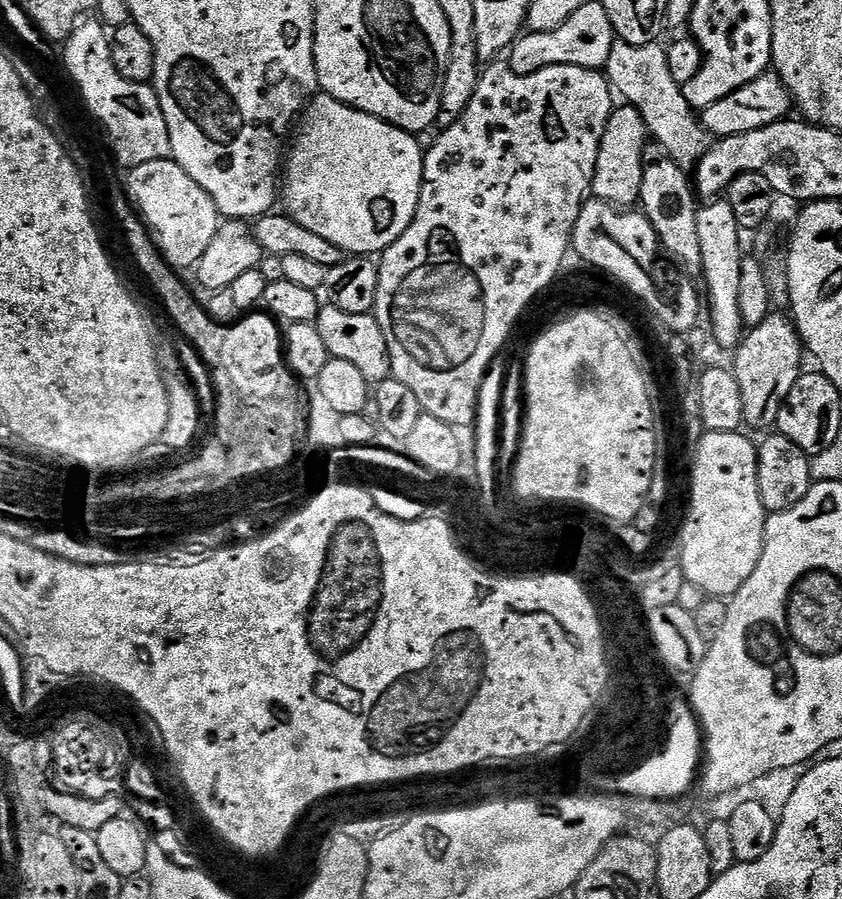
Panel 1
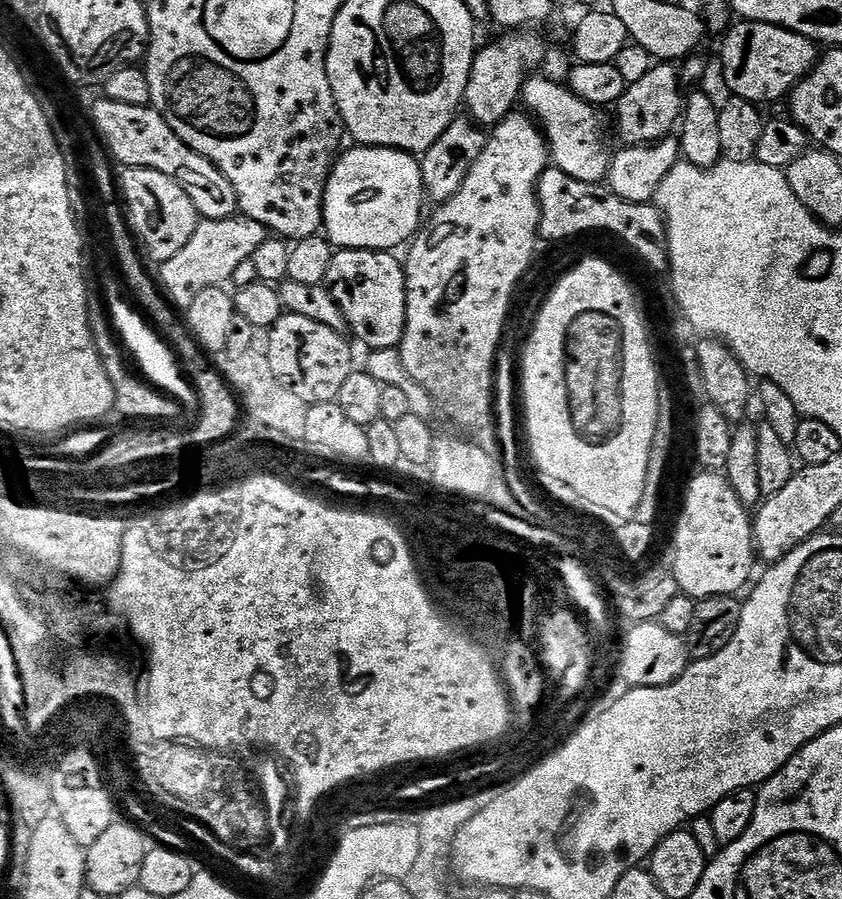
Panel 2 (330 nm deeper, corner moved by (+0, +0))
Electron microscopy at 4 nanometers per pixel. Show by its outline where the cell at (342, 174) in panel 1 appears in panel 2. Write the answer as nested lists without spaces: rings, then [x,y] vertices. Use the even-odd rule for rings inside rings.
[[[352,146],[346,152],[333,164],[324,184],[323,231],[327,239],[337,249],[369,248],[375,252],[407,245],[422,227],[419,211],[426,201],[419,159],[397,148]]]

